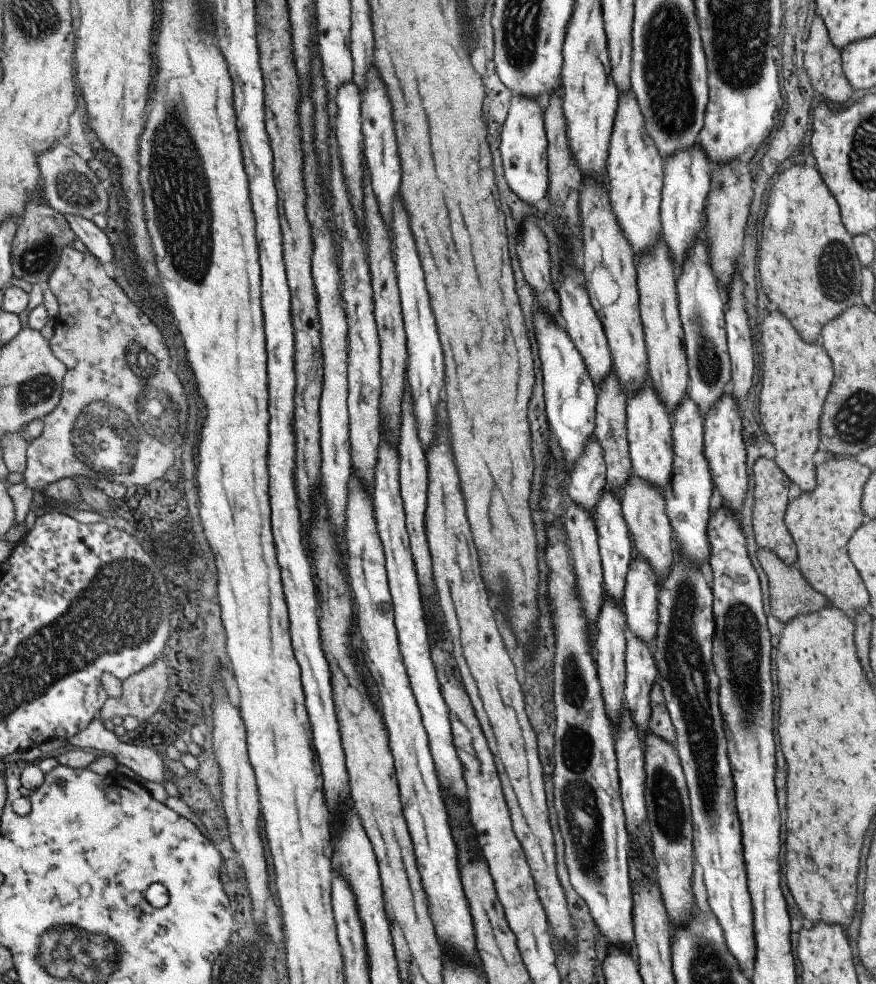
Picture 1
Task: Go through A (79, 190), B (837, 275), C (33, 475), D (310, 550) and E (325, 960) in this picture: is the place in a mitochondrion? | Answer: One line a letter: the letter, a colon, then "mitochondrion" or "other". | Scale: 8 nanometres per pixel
A: mitochondrion
B: mitochondrion
C: other
D: other
E: other

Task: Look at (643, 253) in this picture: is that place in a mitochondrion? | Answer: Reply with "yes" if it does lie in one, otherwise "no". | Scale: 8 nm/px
no

